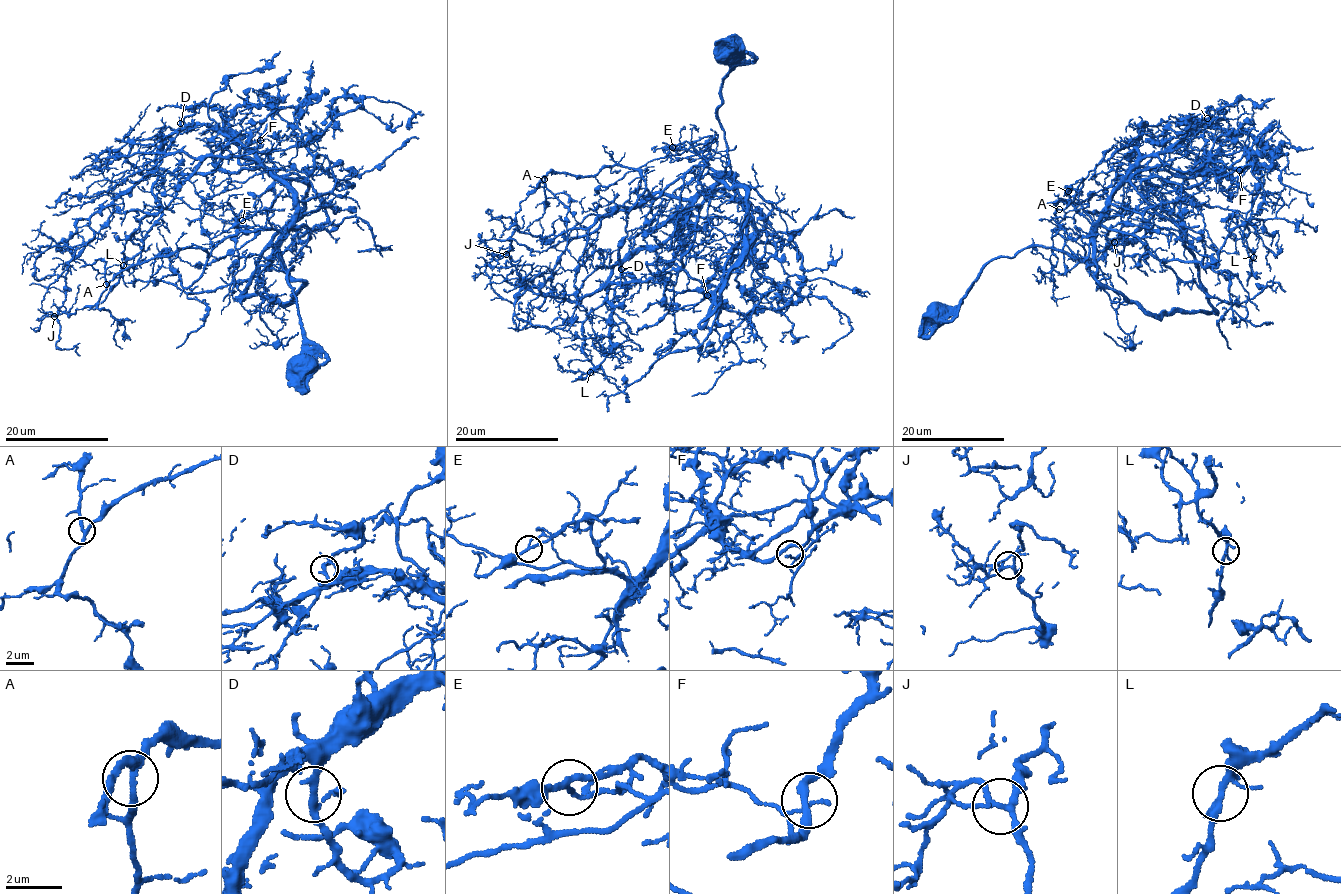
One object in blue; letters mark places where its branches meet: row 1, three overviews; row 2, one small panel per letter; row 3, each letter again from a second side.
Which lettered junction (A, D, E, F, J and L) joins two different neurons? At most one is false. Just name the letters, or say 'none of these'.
E

